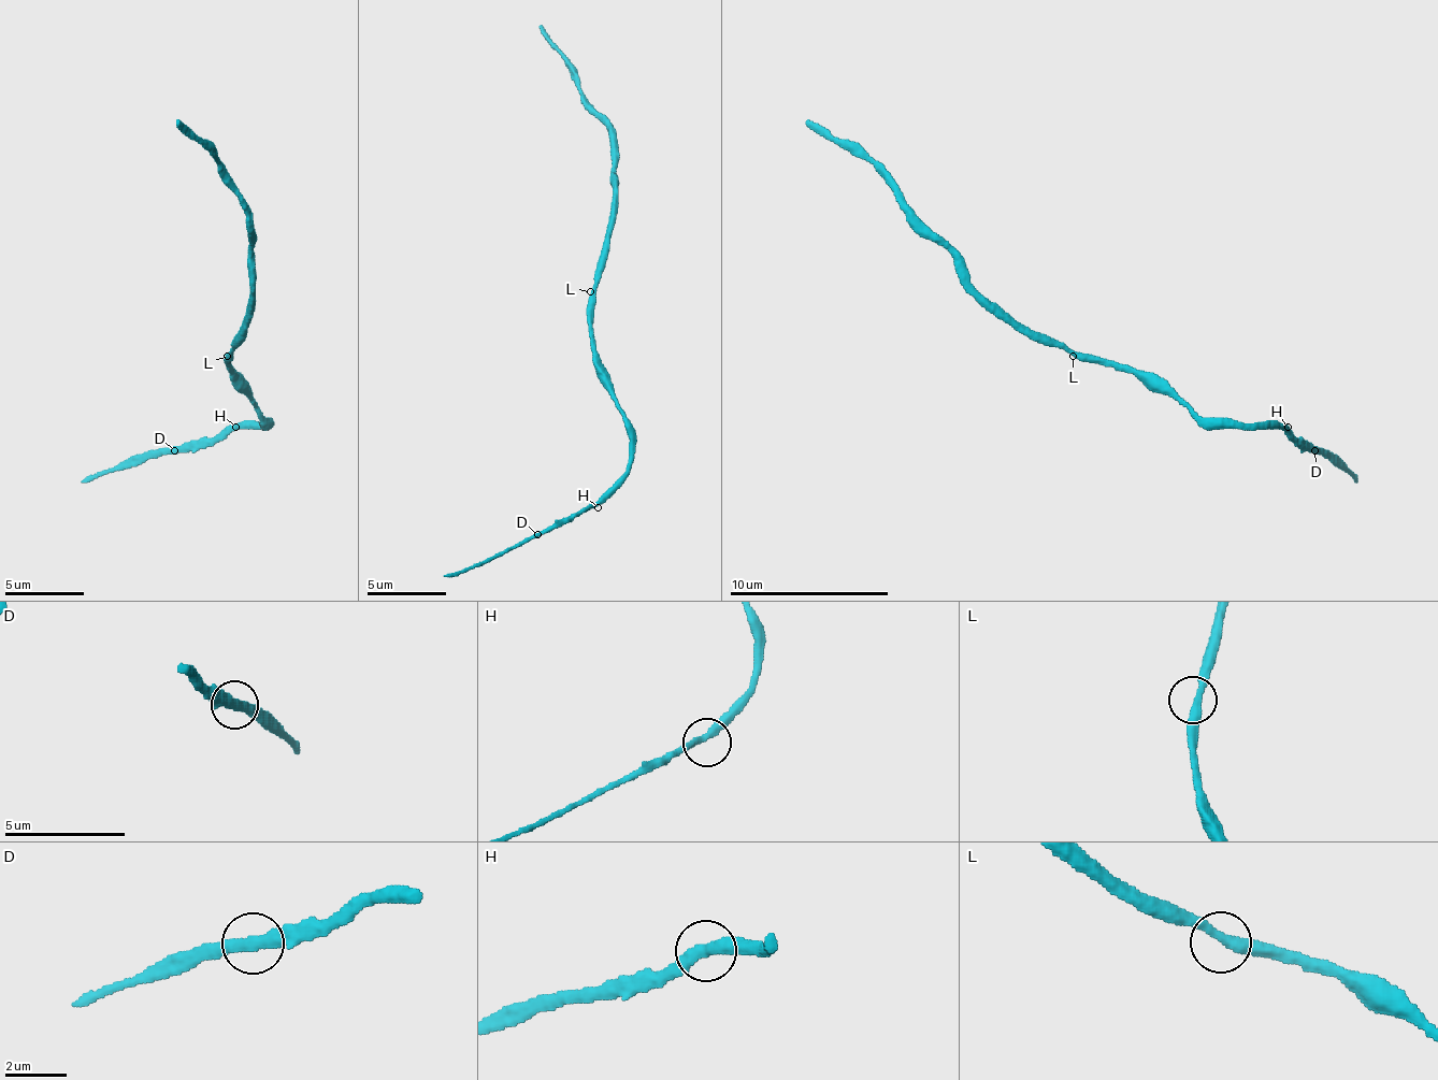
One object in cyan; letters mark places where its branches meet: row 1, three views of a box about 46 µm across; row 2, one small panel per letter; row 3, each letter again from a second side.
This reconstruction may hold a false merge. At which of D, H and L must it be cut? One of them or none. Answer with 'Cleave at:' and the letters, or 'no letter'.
Cleave at: no letter

